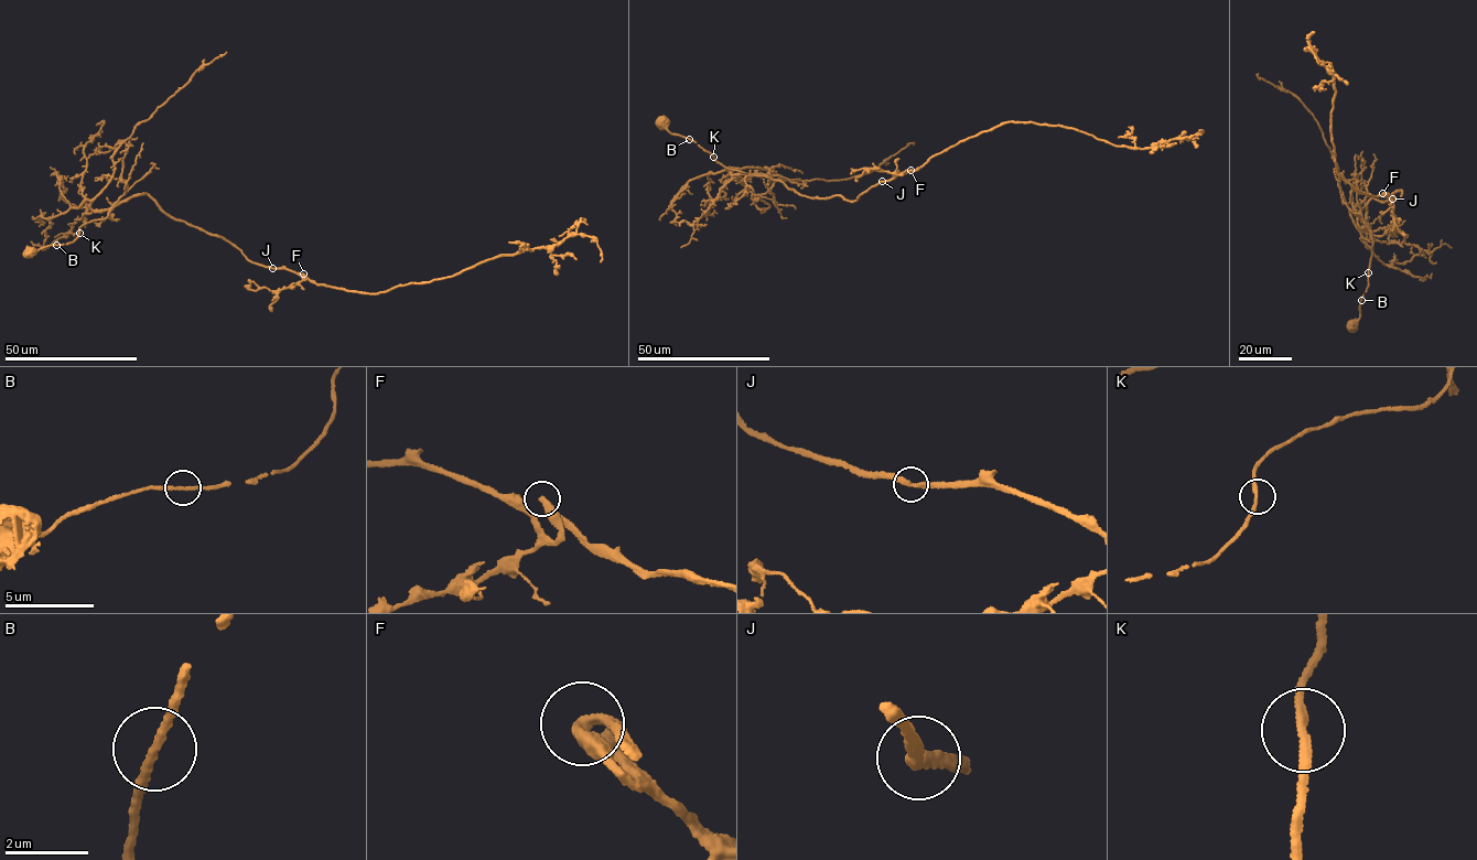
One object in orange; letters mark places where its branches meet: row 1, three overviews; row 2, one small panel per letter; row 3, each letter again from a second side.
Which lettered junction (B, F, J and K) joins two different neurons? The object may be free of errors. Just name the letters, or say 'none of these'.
none of these

